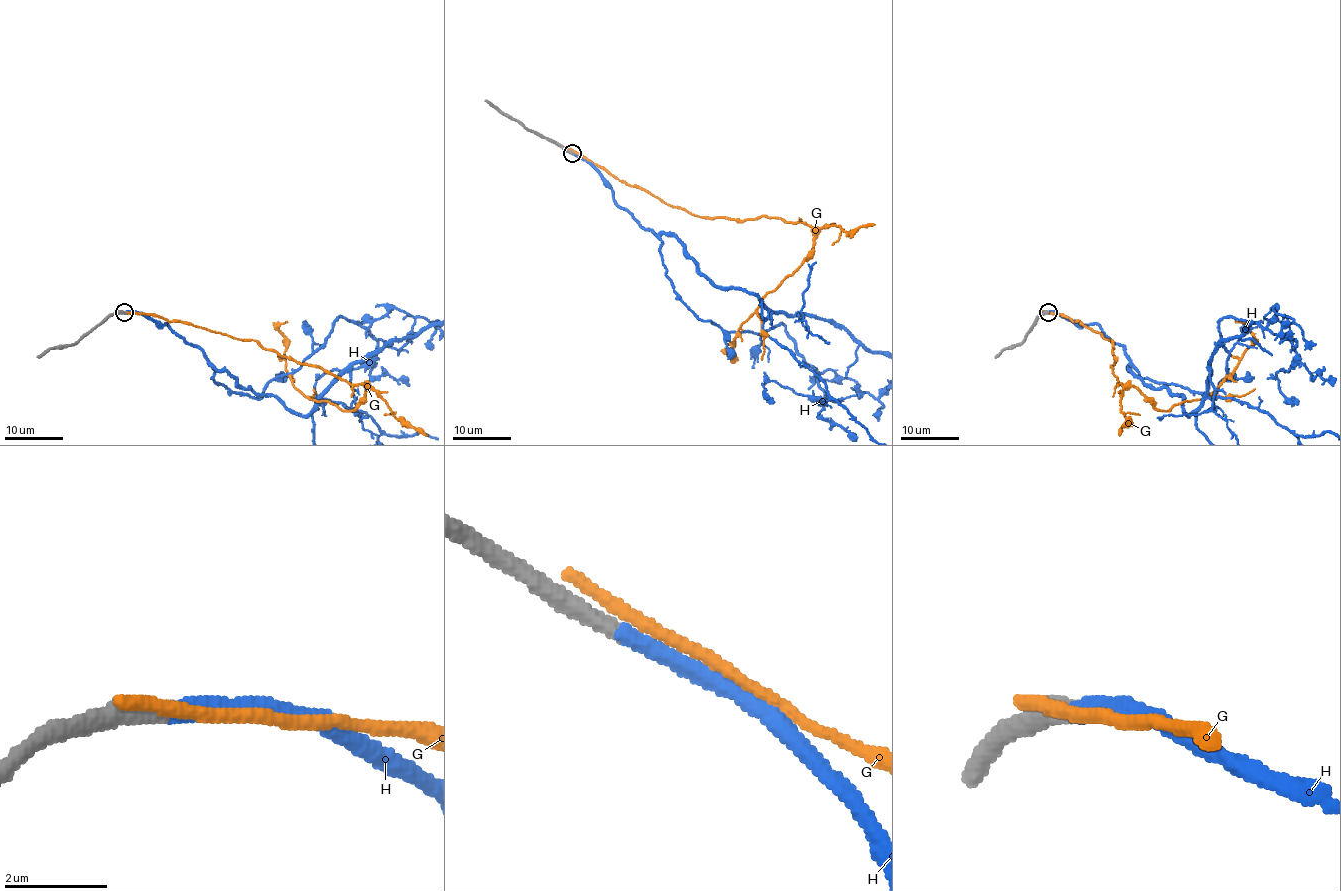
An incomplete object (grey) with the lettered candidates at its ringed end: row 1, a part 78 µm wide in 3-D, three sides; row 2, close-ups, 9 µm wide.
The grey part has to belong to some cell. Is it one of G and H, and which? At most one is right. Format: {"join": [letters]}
{"join": ["H"]}

